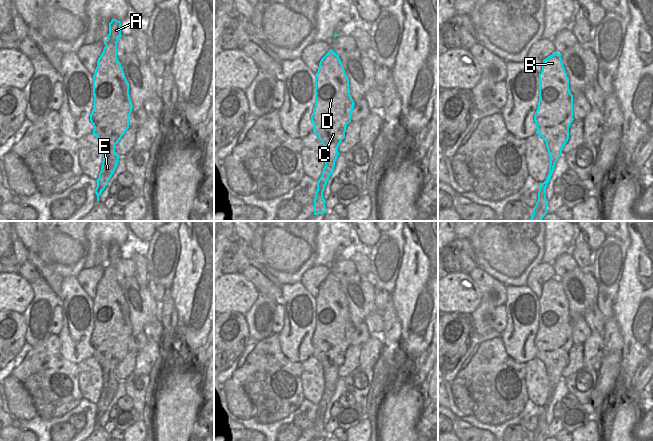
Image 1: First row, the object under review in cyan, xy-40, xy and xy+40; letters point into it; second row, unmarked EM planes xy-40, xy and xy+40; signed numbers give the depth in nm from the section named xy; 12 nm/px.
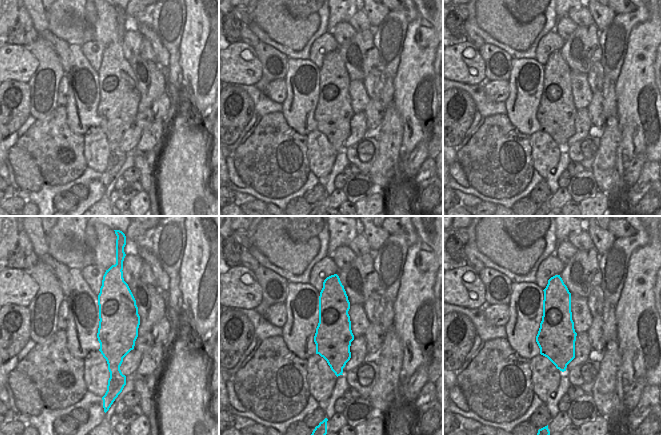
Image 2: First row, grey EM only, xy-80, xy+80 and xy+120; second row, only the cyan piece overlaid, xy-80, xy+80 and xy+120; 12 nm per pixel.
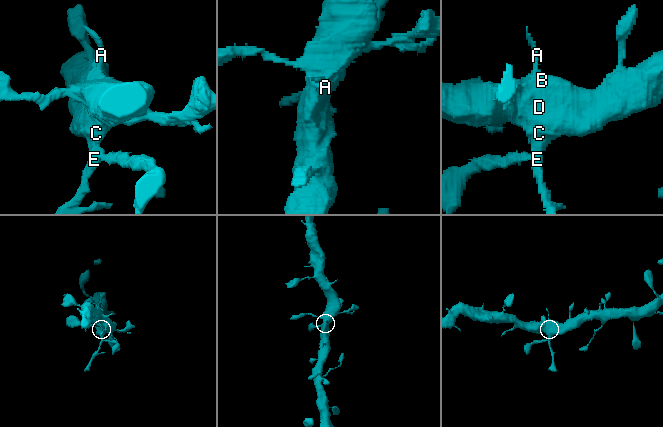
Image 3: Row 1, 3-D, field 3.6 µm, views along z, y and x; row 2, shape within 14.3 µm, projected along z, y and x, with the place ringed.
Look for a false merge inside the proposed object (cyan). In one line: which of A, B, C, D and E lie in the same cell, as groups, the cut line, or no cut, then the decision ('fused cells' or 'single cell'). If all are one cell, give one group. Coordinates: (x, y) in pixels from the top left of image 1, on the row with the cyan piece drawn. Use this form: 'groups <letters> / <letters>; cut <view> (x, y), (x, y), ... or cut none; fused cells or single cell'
groups A B C D E; cut none; single cell

